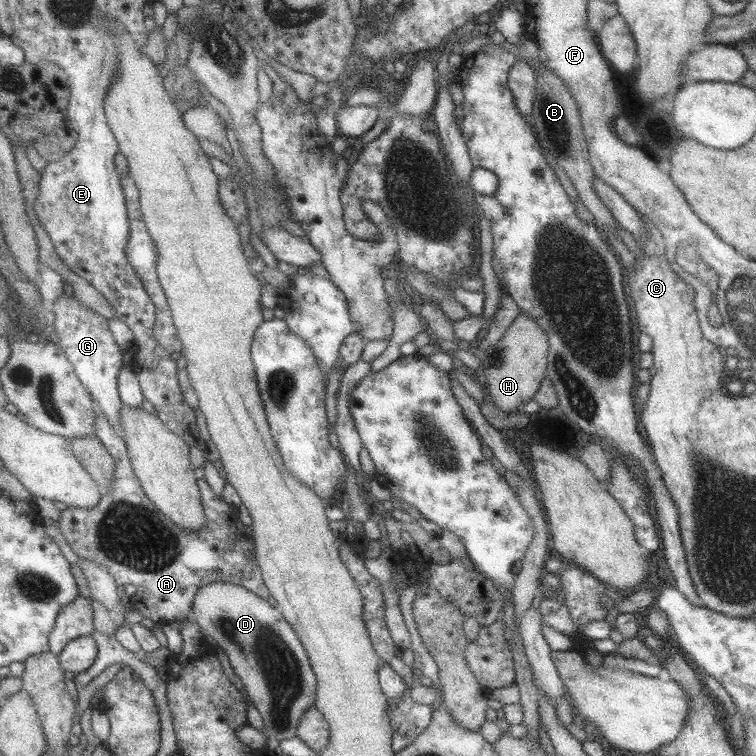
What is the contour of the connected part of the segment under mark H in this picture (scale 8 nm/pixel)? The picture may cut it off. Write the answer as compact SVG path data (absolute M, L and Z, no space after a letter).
M519 313L508 327L502 340L486 352L479 352L476 347L471 353L479 358L484 369L477 371L486 390L488 401L502 412L523 412L526 401L532 399L541 380L547 376L547 357L549 338L546 331L532 315Z

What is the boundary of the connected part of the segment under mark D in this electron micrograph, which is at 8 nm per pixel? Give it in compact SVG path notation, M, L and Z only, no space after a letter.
M216 581L198 589L191 612L191 617L200 625L201 633L211 636L217 642L217 648L222 648L228 655L235 674L241 678L248 697L262 716L266 734L279 742L296 736L302 716L315 706L318 680L306 649L280 609L243 586Z

